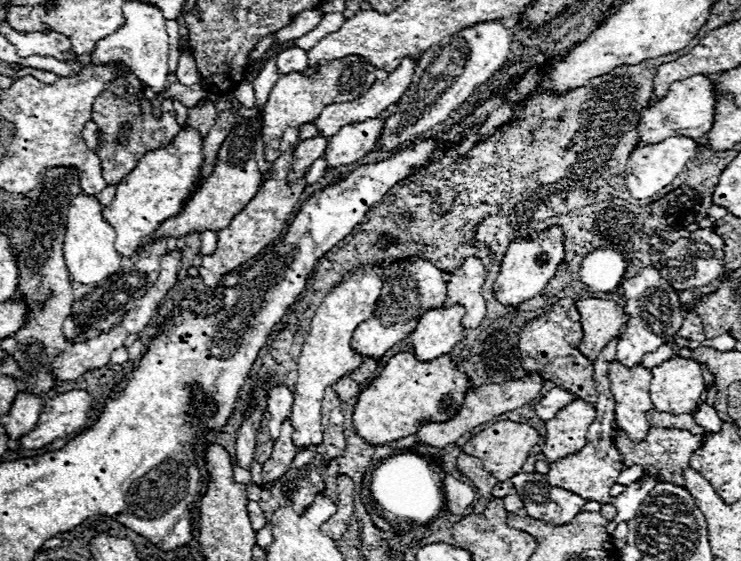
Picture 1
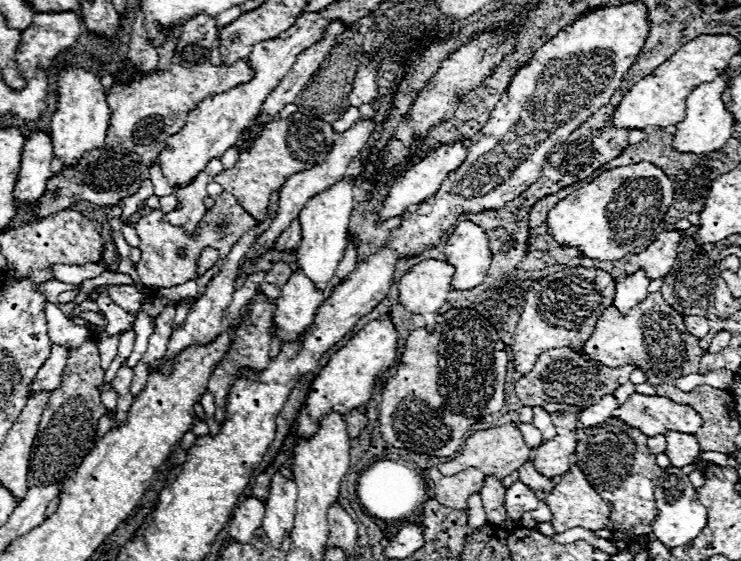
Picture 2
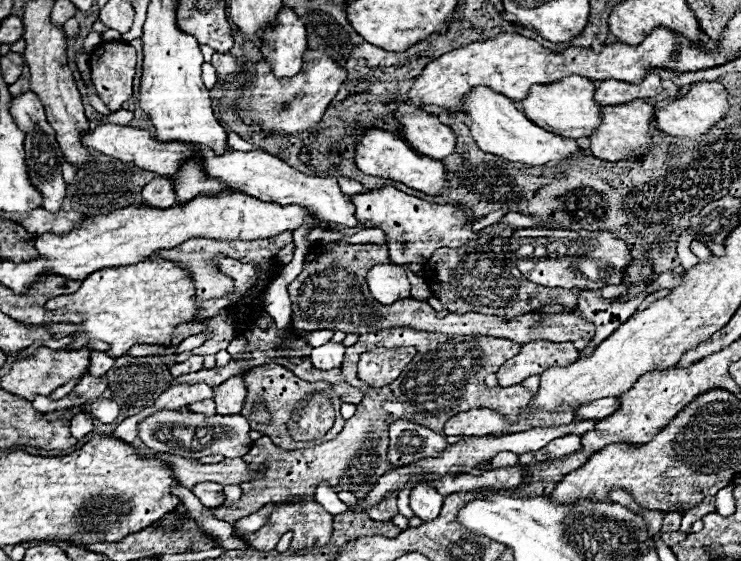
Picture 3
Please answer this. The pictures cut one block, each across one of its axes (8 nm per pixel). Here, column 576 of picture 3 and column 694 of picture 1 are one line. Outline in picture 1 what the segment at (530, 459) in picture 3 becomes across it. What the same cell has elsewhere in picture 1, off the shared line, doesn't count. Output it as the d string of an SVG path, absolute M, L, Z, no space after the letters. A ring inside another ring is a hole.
M652 426L648 430L648 436L636 444L632 442L624 430L618 430L616 434L616 448L620 450L622 454L622 460L624 460L624 466L642 466L644 468L644 474L650 474L656 478L656 482L670 482L670 484L676 484L676 486L684 486L684 478L682 478L682 470L688 468L688 460L692 456L692 452L700 446L700 440L702 436L694 436L686 430L676 430L676 428L658 428L658 426Z

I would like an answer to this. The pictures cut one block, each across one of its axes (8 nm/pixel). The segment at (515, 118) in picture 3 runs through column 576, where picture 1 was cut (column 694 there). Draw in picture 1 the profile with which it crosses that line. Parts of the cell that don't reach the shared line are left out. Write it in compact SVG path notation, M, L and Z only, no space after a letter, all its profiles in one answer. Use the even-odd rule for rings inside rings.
M676 136L676 138L666 138L658 144L646 144L646 146L638 146L626 164L626 188L632 194L632 198L636 200L644 200L644 198L652 198L656 192L660 192L664 186L668 186L684 168L684 164L698 152L698 146L692 138L686 136Z

